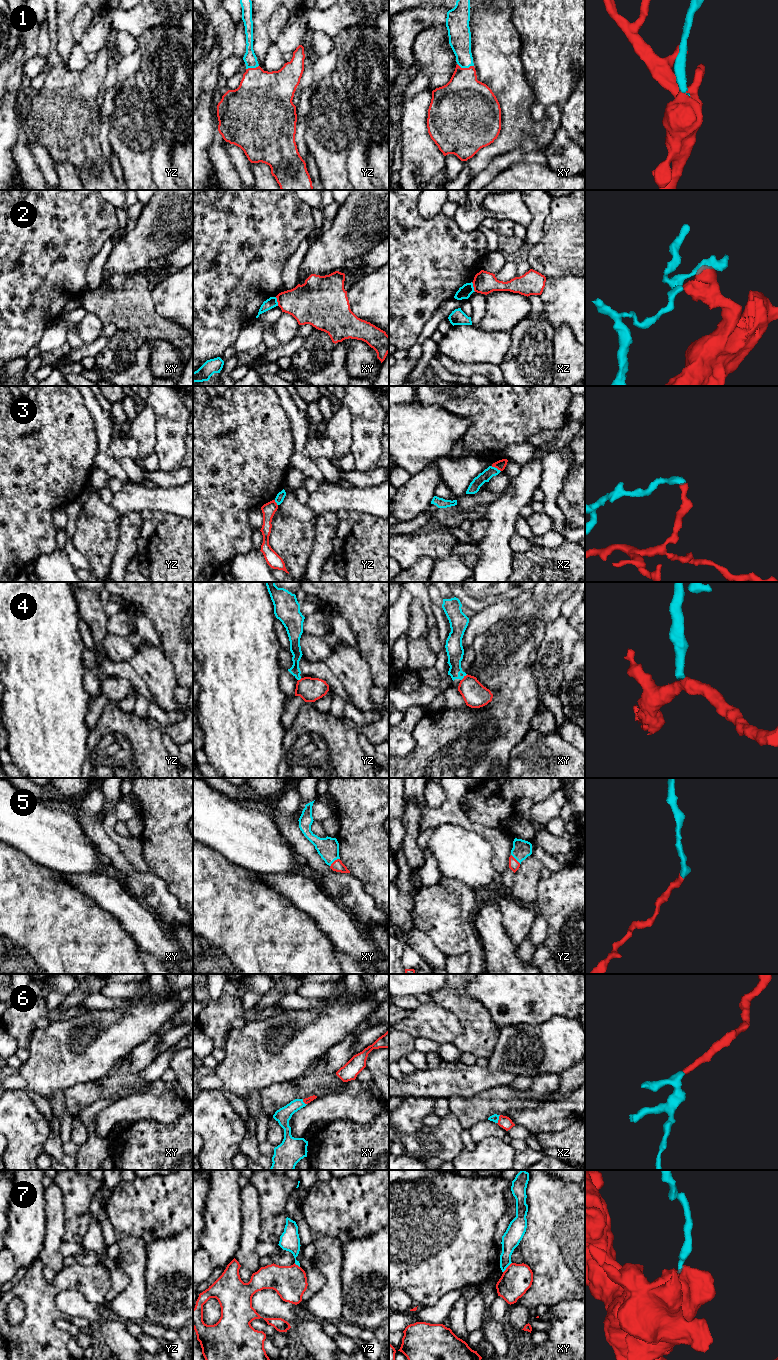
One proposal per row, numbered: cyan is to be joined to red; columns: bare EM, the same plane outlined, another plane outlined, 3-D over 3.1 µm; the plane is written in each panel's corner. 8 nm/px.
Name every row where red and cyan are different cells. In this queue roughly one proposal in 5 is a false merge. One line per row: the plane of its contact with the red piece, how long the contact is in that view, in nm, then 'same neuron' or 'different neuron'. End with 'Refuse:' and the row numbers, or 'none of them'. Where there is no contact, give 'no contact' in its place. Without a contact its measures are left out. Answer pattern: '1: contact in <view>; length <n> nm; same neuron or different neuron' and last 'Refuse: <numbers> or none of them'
1: contact in xy; length 140 nm; same neuron
2: contact in xz; length 90 nm; different neuron
3: contact in xz; length 90 nm; different neuron
4: contact in xy; length 80 nm; different neuron
5: contact in xy; length 100 nm; same neuron
6: contact in xz; length 80 nm; same neuron
7: contact in xy; length 110 nm; different neuron
Refuse: 2, 3, 4, 7

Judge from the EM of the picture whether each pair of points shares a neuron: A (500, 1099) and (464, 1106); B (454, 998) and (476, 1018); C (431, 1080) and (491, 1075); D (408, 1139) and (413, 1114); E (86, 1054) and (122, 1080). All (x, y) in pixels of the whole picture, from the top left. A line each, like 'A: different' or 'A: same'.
A: same
B: same
C: same
D: different
E: different

